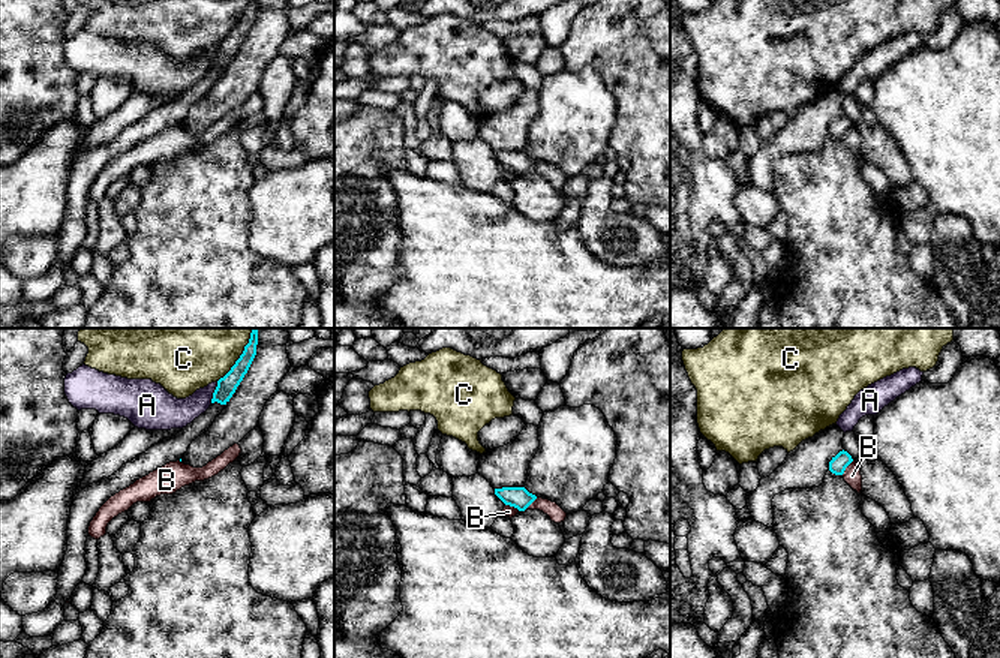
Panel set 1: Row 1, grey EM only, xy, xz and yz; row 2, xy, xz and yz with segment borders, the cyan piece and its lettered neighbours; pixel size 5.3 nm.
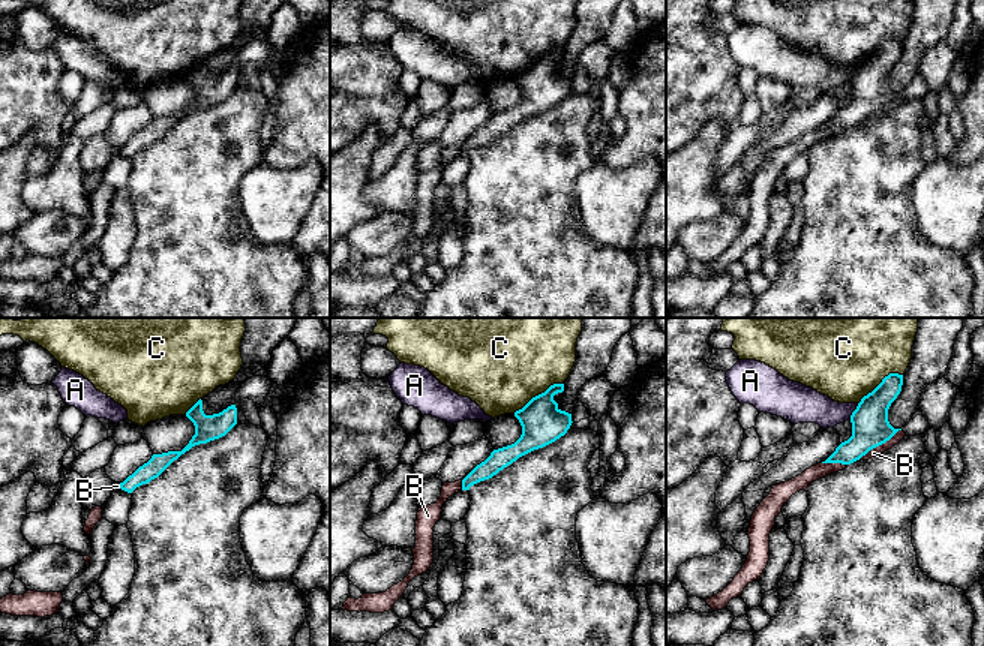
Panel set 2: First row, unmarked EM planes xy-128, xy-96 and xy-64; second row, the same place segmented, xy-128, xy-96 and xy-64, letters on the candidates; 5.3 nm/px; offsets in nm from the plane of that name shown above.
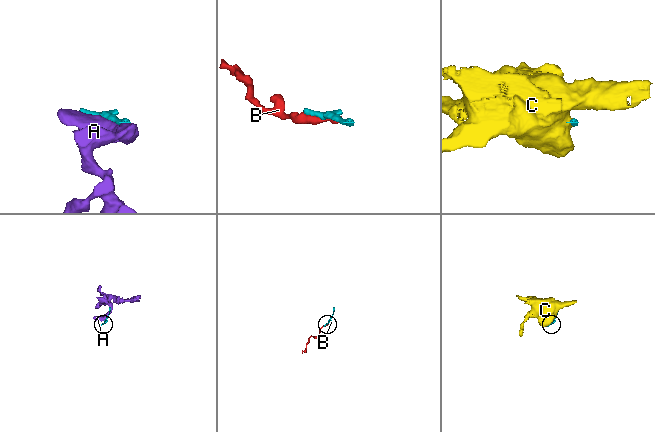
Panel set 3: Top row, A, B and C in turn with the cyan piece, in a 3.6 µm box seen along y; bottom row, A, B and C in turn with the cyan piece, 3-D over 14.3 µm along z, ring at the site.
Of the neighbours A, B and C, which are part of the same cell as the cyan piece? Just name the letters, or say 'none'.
B

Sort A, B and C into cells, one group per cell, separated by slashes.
A / B / C

